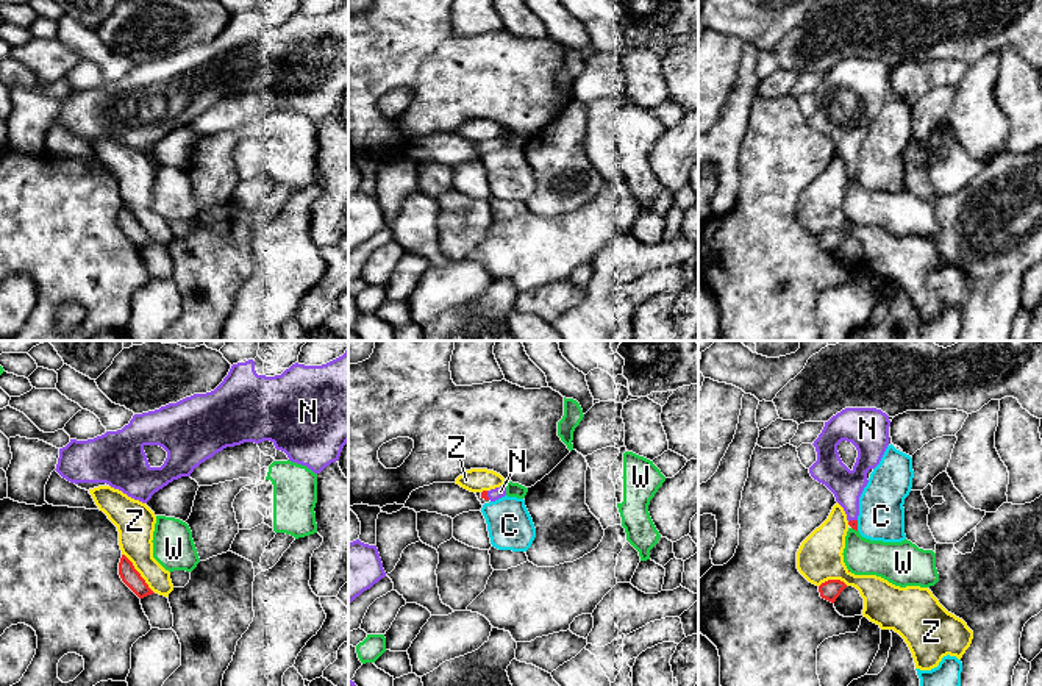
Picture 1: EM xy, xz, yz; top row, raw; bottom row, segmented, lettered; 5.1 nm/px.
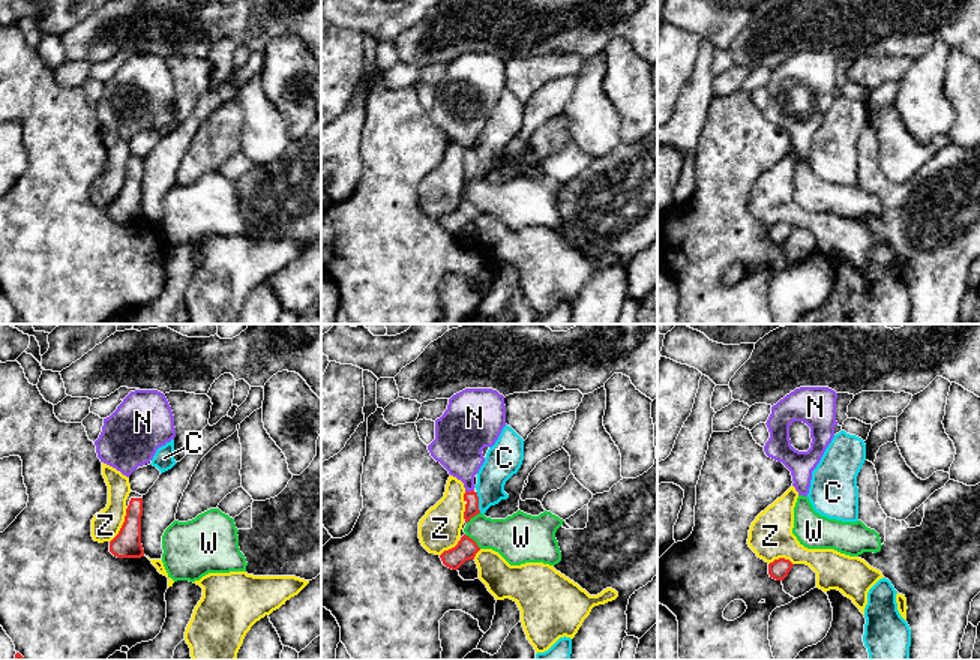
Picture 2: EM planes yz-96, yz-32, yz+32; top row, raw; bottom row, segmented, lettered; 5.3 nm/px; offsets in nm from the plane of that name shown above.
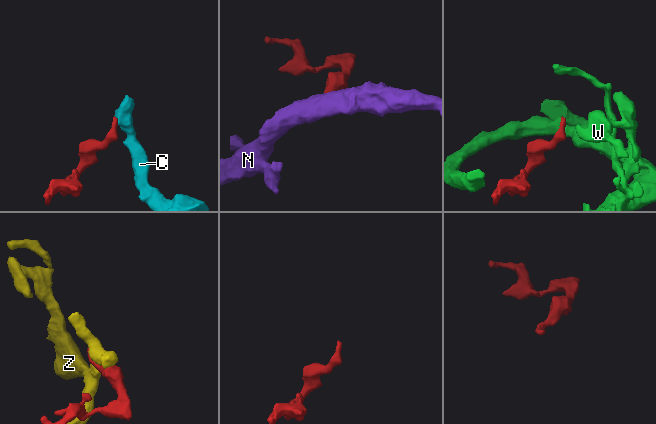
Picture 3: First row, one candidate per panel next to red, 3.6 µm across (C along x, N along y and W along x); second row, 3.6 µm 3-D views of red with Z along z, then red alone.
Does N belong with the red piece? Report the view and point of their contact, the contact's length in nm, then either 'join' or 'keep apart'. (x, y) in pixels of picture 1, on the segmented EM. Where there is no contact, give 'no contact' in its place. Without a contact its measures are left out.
contact xz (486, 496); length 50 nm; join

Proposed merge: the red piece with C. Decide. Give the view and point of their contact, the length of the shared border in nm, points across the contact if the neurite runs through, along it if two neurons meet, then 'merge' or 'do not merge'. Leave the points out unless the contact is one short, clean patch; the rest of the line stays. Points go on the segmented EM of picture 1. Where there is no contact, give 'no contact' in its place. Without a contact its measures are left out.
contact yz (856, 525); length 60 nm; border yz (856, 521), (858, 530); do not merge

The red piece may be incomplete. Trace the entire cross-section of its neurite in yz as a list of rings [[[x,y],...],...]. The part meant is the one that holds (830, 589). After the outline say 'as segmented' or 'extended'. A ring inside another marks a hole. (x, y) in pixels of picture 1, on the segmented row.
[[[828,580],[819,586],[820,597],[834,603],[847,584],[840,580]]]; as segmented

